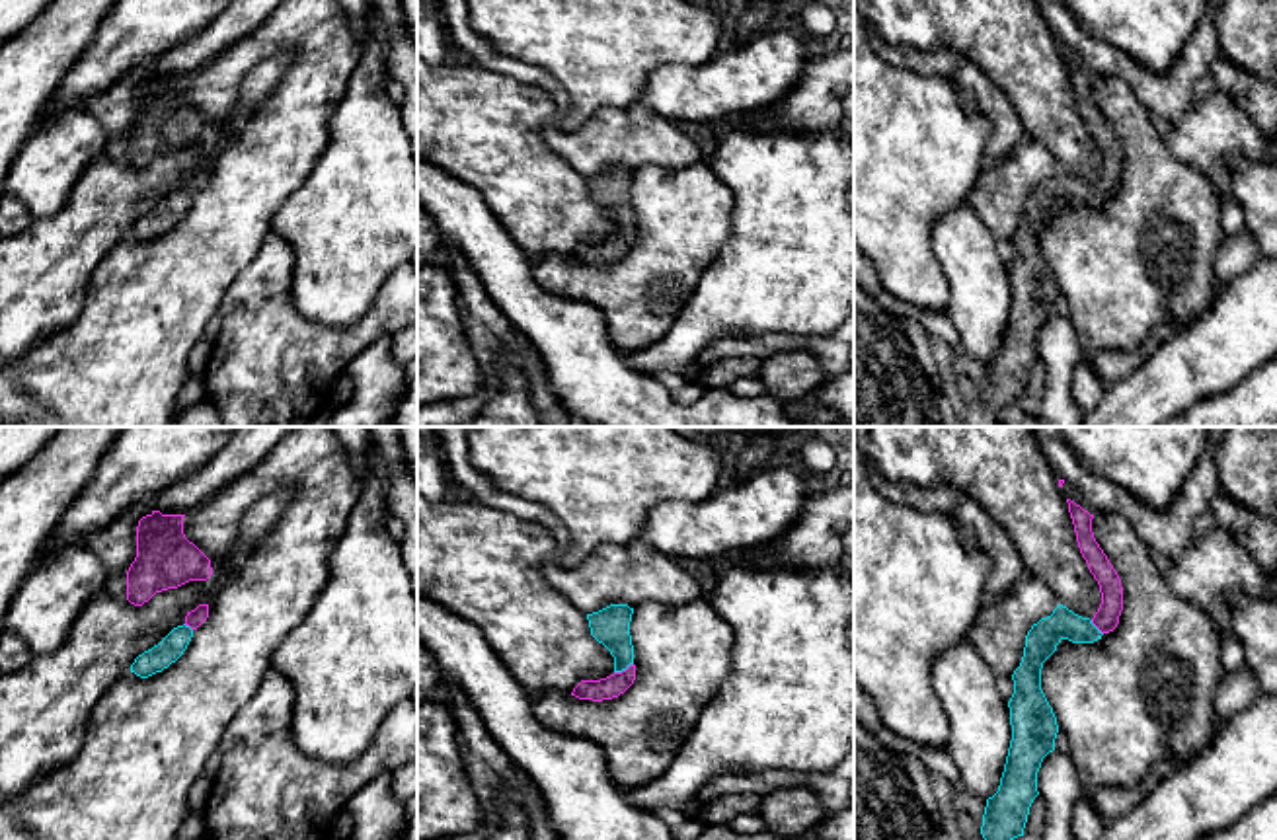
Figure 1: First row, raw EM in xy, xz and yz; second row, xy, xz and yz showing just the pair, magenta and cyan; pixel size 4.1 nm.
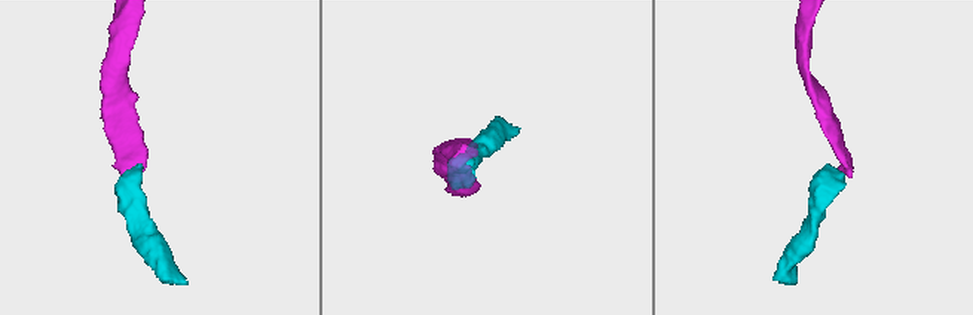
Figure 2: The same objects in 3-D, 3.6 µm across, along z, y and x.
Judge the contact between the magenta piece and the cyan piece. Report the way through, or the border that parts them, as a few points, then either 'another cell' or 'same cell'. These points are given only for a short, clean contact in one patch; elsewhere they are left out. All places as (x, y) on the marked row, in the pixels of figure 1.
runs through xz (615, 685), (622, 671), (622, 649), (611, 626); same cell

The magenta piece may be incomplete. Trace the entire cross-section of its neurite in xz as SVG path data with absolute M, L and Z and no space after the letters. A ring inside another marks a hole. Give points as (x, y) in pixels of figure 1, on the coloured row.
M610 604L587 614L591 635L614 657L614 672L600 680L581 680L571 696L579 700L612 700L624 694L636 680L634 645L630 635L634 608Z

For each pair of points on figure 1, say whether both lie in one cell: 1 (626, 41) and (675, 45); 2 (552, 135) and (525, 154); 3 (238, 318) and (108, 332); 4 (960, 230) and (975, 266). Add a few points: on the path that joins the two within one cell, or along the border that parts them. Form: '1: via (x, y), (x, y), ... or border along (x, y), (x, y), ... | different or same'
1: via (638, 41), (663, 41) | same
2: border along (546, 123), (544, 141), (580, 172) | different
3: border along (238, 271), (217, 312) | different
4: via (960, 238), (969, 258) | same

